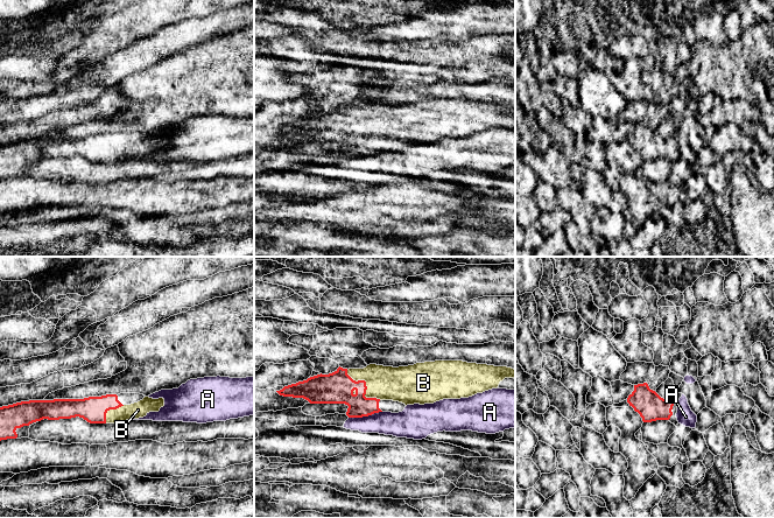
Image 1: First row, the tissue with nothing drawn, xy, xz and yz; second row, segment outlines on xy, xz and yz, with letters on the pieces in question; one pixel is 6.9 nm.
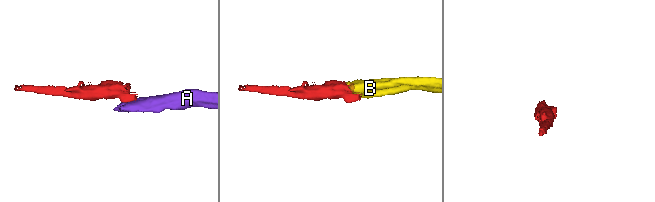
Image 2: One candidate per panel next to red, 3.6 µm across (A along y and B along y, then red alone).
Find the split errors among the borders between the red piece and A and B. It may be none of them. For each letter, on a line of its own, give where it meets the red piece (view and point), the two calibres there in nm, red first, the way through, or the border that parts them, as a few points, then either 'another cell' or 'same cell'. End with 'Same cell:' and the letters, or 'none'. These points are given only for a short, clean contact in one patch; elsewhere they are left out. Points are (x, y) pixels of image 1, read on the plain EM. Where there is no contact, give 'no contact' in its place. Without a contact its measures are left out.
A: contact xz (365, 154); calibres 190 and 170 nm; border xz (381, 149), (364, 155), (349, 156); another cell
B: contact xz (366, 125); calibres 220 and 240 nm; way xz (337, 126), (366, 125), (402, 123); same cell
Same cell: B

